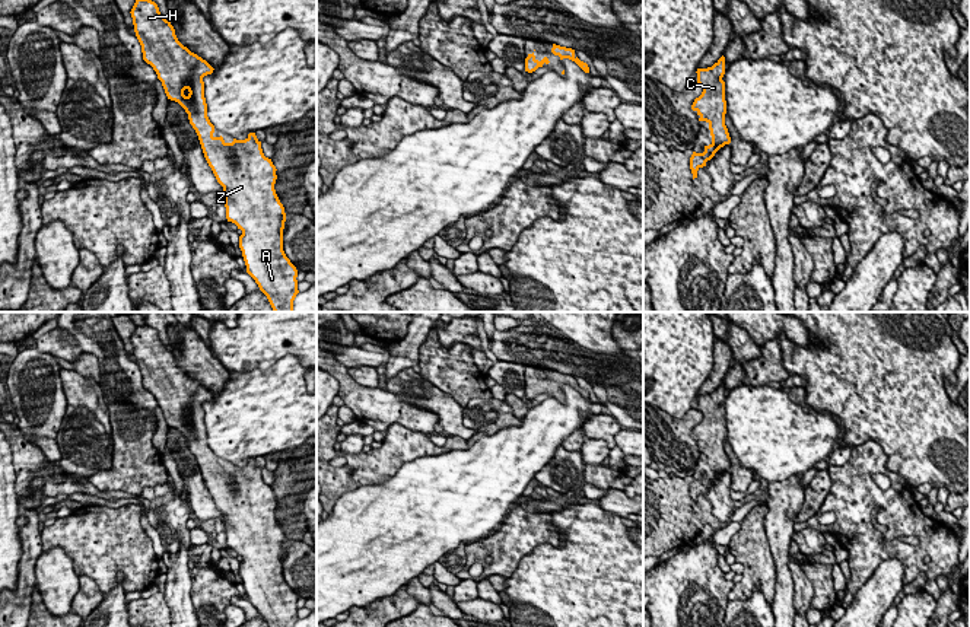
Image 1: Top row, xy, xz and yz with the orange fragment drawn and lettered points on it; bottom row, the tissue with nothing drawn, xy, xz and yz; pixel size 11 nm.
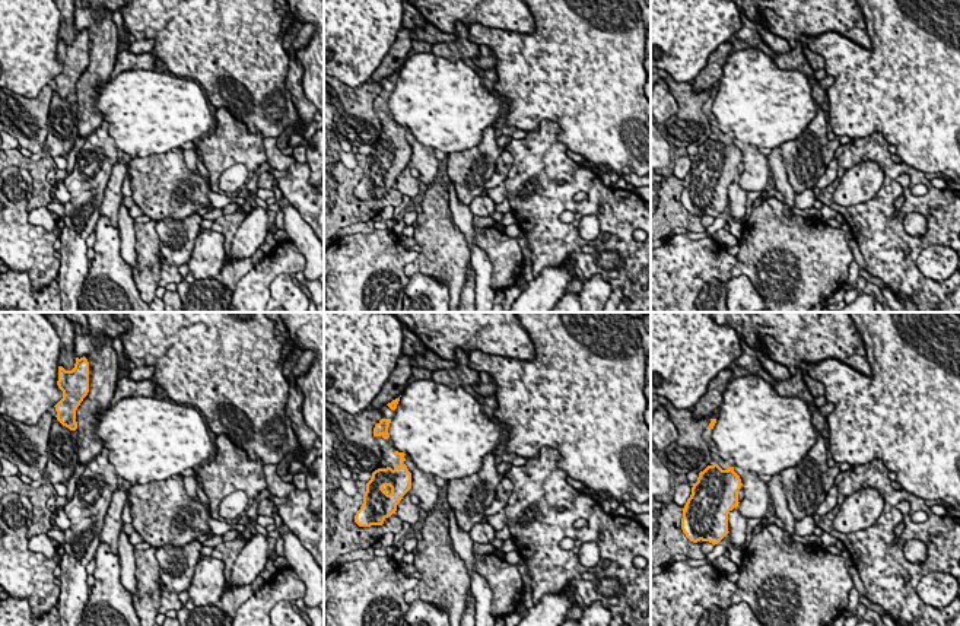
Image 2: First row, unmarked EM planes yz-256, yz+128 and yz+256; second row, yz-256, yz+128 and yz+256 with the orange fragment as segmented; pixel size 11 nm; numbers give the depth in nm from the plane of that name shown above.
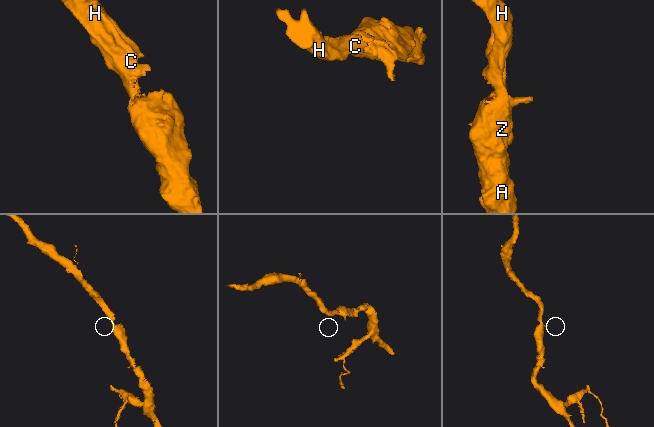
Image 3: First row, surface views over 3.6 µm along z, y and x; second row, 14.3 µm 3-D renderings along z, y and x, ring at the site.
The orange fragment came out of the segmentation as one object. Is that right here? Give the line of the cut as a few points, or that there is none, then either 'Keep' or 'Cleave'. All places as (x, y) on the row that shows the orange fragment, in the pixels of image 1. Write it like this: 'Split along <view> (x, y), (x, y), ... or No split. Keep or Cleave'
No split. Keep

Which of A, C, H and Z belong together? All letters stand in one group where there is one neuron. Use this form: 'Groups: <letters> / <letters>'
Groups: A C H Z

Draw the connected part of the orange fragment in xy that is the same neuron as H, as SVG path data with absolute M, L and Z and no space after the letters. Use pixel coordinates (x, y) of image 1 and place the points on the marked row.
M136 0L130 13L143 60L156 71L168 99L178 102L188 114L204 157L223 187L226 219L242 230L239 248L247 273L274 312L293 312L299 293L298 270L283 251L286 213L274 190L276 166L264 156L255 133L232 143L213 136L203 77L214 69L178 41L158 4Z

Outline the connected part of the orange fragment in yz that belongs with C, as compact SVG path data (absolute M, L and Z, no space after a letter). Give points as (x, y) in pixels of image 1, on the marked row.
M722 55L712 67L697 69L697 83L703 87L699 98L694 99L691 109L700 117L699 121L709 124L712 143L705 146L703 153L693 152L690 157L690 169L693 179L697 171L706 166L715 153L731 143L728 128L725 125L726 101L725 101L725 57Z

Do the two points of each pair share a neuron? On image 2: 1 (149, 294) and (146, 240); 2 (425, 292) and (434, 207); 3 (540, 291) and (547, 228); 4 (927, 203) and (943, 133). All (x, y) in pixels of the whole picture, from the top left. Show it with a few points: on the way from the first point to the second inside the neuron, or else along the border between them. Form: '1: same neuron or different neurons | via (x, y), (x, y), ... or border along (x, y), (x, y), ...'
1: same neuron | via (148, 280), (146, 253)
2: different neurons | border along (417, 270), (442, 282), (448, 288), (450, 296)
3: different neurons | border along (574, 263), (544, 267), (536, 277)
4: different neurons | border along (902, 162), (924, 174)

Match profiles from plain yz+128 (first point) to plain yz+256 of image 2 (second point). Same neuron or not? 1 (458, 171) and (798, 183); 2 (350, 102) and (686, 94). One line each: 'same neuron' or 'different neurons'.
1: same neuron
2: same neuron

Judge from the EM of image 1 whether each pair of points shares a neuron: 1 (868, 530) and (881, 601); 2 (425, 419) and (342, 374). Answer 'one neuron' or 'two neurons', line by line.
1: two neurons
2: one neuron

